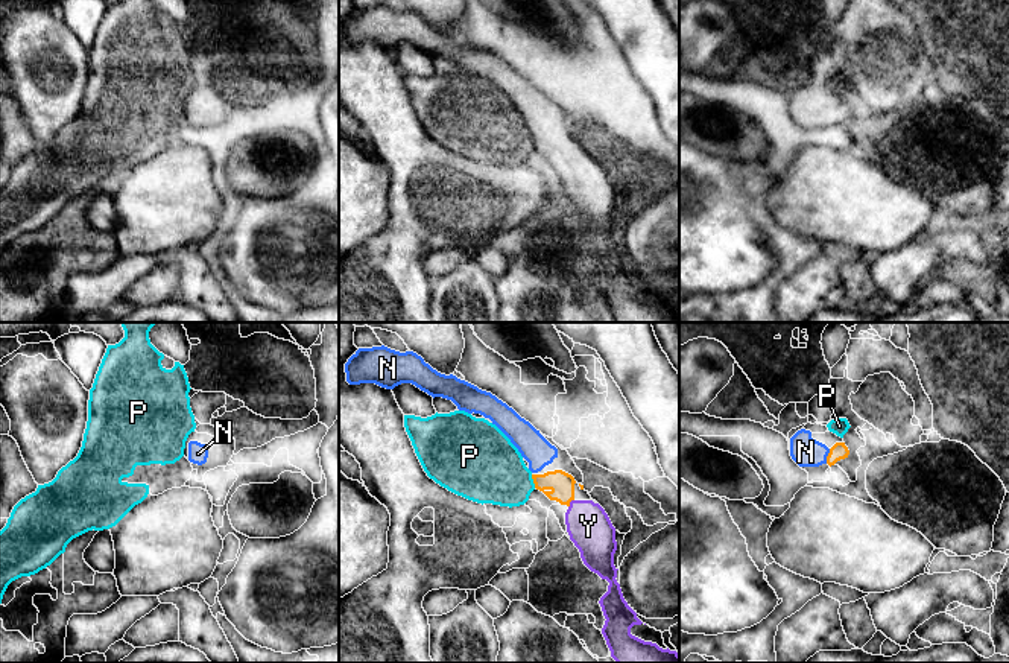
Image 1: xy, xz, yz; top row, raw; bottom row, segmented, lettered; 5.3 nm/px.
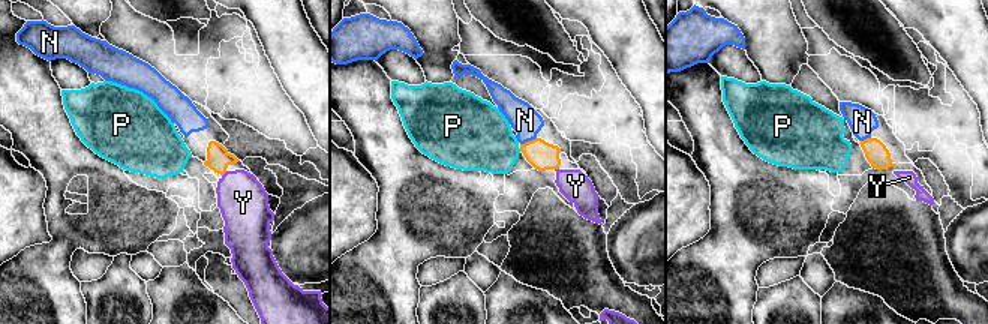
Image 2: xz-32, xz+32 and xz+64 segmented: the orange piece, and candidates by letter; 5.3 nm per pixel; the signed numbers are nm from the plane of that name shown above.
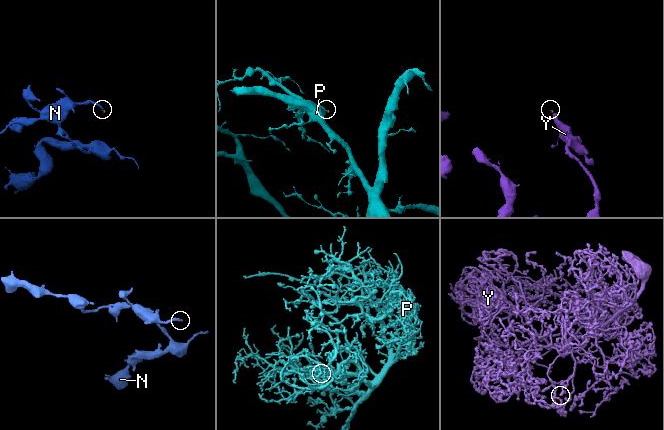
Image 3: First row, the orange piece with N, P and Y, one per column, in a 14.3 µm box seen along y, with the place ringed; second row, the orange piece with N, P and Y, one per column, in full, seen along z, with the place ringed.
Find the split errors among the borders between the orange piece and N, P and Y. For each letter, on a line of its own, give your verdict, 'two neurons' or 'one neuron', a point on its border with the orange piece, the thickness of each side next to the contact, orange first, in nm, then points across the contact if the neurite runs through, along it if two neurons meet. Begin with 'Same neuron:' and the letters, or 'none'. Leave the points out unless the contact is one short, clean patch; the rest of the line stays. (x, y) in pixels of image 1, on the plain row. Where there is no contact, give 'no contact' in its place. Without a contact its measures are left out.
Same neuron: N, Y
N: one neuron | yz (827, 116) | 90/160 nm | across yz (839, 110), (827, 116), (806, 111)
P: two neurons | xz (534, 140) | 130/360 nm | along xz (531, 134), (535, 146)
Y: one neuron | xz (569, 163) | 130/220 nm | across xz (561, 143), (569, 163), (588, 186)

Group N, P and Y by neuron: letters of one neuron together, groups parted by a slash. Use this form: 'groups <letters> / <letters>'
groups N Y / P

